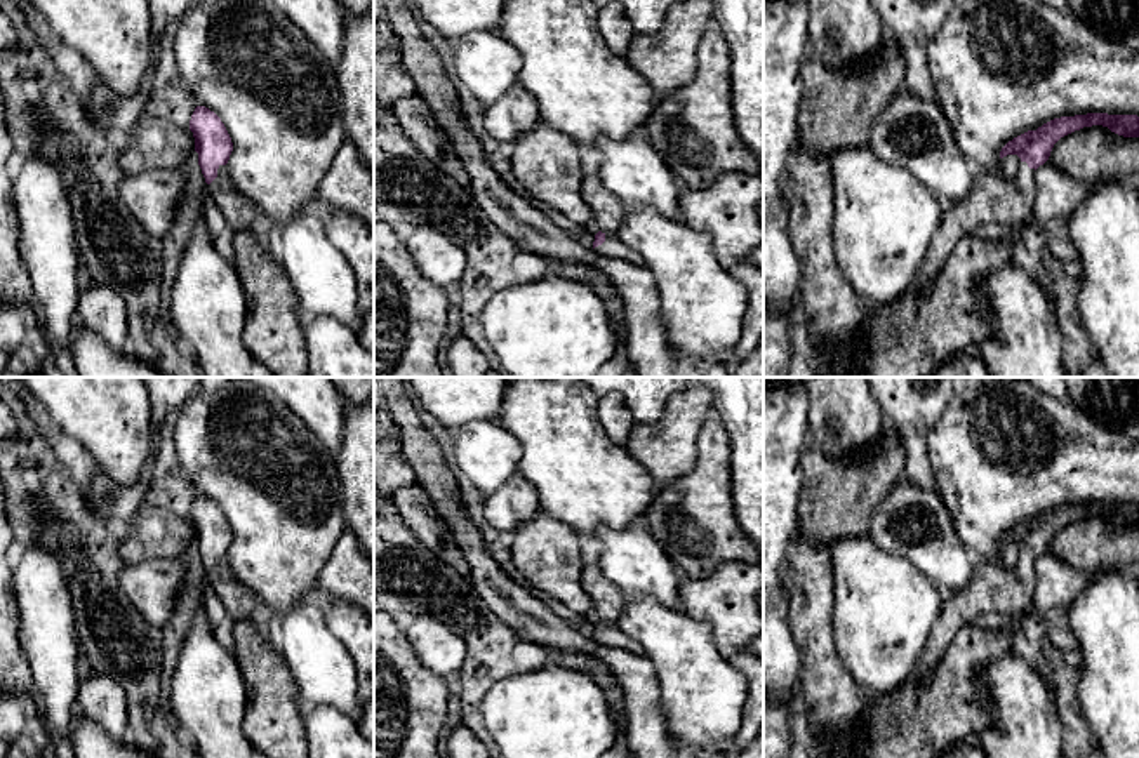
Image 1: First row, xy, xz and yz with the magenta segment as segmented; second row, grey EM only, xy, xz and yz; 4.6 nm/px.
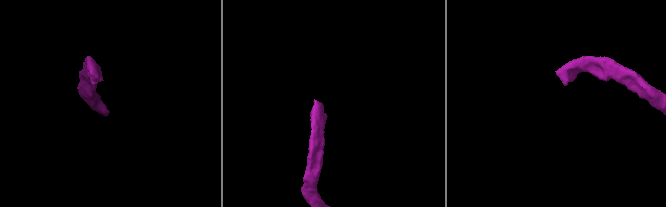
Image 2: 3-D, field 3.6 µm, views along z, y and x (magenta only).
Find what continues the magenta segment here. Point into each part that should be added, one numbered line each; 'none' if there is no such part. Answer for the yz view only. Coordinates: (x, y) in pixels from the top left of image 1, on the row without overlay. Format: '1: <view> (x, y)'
1: yz (993, 588)

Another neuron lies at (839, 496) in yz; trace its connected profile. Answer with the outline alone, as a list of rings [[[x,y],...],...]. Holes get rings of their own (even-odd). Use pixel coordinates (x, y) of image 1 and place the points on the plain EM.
[[[889,419],[875,449],[829,457],[807,442],[800,466],[802,527],[814,544],[826,548],[843,537],[869,537],[876,504],[897,482],[906,482],[904,447]]]

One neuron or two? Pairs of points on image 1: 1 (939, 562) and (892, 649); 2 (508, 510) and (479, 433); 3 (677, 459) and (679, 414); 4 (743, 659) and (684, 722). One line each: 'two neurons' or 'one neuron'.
1: one neuron
2: two neurons
3: one neuron
4: two neurons

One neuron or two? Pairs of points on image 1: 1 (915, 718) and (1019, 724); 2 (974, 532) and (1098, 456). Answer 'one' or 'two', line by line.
1: two
2: one

